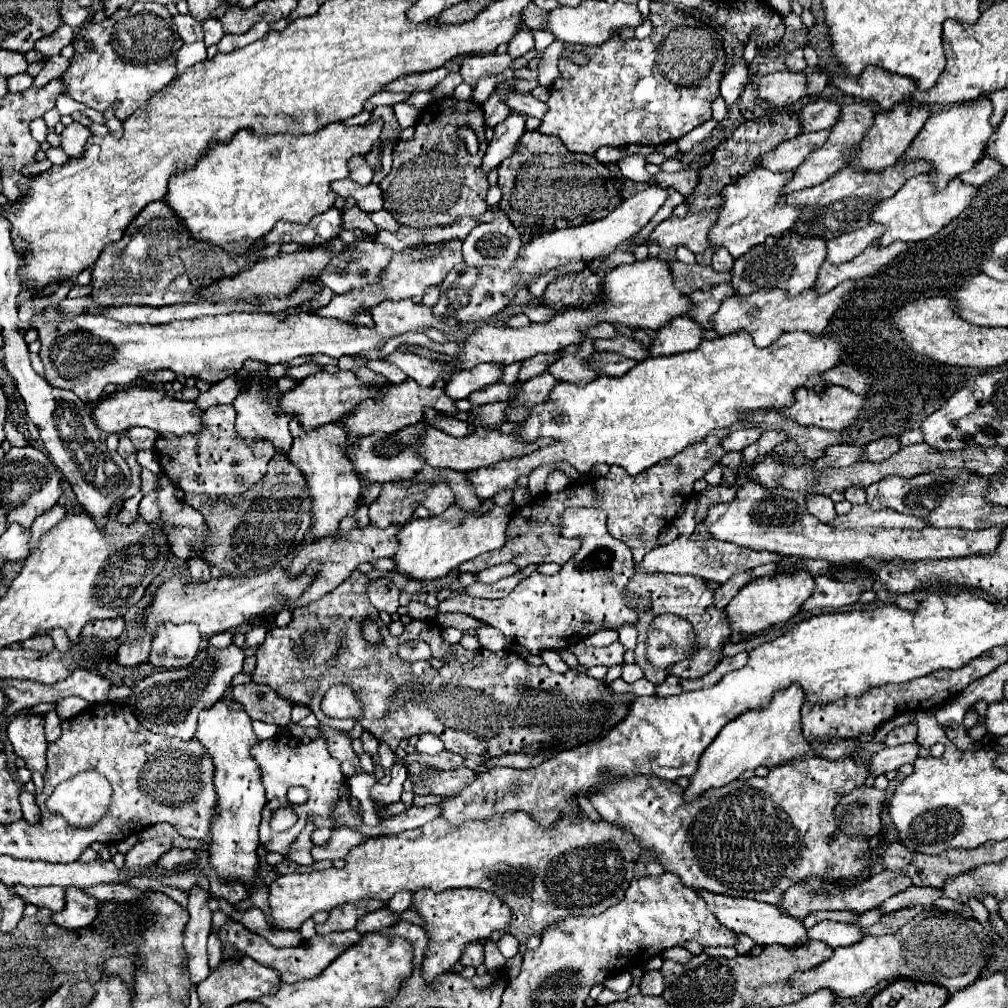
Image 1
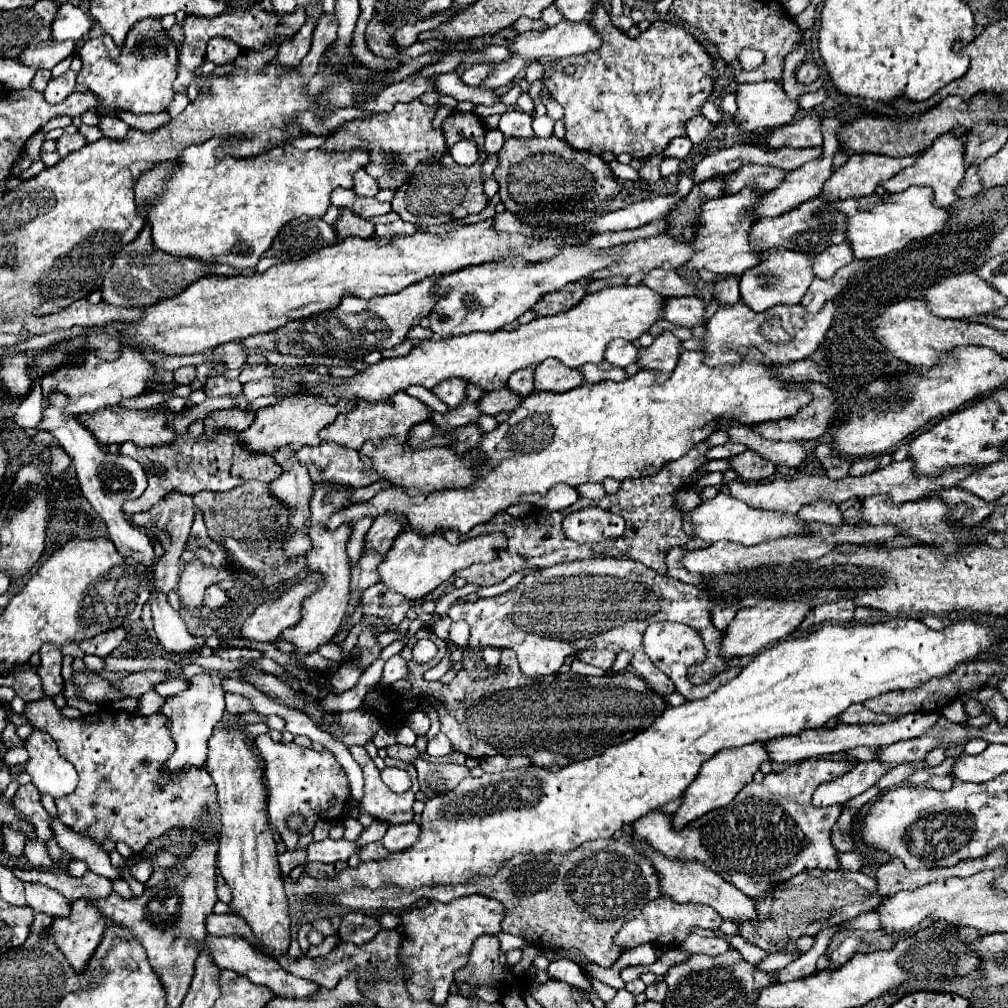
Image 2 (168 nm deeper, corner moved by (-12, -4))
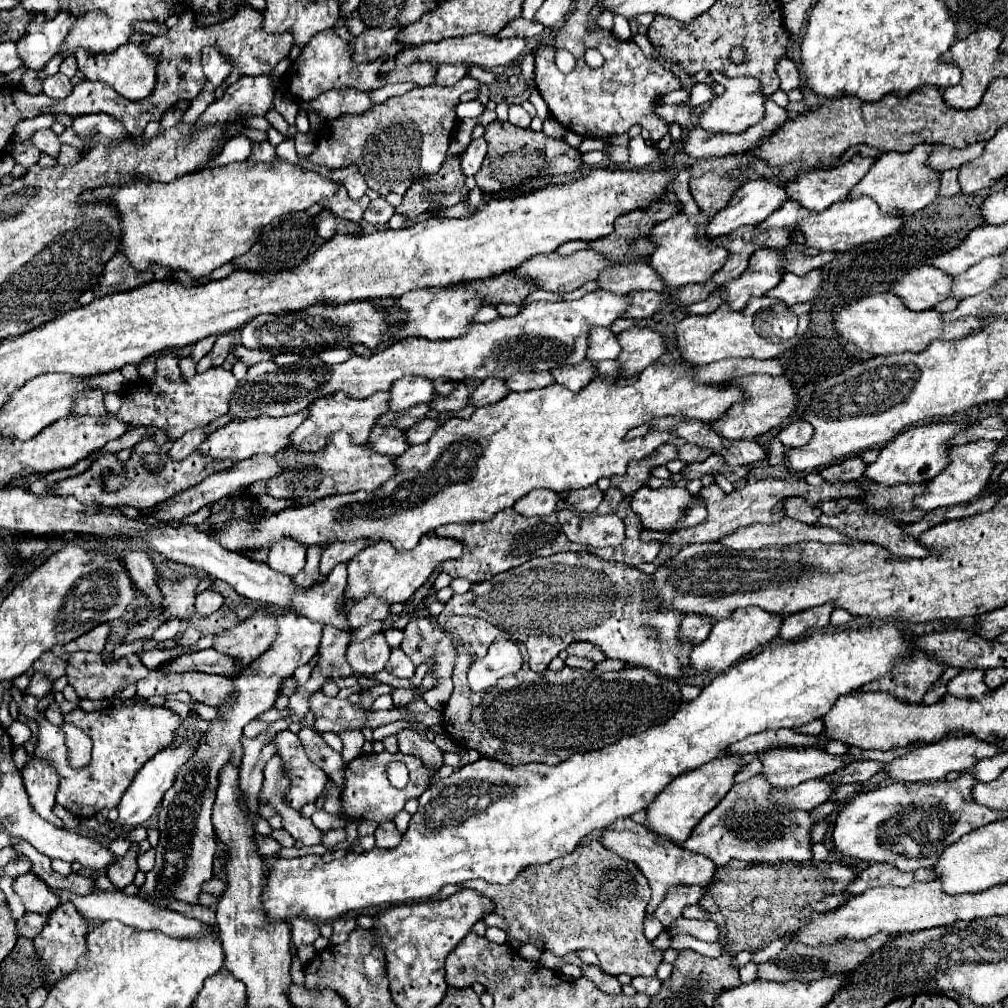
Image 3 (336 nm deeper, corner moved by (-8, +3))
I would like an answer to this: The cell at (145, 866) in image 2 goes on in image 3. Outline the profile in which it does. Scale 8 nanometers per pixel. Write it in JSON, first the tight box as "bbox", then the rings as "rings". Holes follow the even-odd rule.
{"bbox":[106,844,138,890],"rings":[[[132,844],[130,850],[126,852],[126,856],[122,856],[116,864],[112,864],[112,866],[106,868],[106,876],[110,878],[110,882],[112,882],[114,888],[122,890],[124,886],[132,884],[134,874],[138,872],[138,866],[136,866],[136,852],[138,852],[138,846]]]}

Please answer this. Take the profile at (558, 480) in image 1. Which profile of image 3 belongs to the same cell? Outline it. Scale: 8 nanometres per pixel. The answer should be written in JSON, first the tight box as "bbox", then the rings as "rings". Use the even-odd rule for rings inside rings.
{"bbox":[514,490,558,516],"rings":[[[532,490],[520,502],[516,502],[514,510],[524,516],[546,516],[556,510],[558,504],[558,494],[552,490]]]}

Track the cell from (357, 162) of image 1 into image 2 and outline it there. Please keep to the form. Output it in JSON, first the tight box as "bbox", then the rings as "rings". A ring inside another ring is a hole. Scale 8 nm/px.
{"bbox":[354,169,378,197],"rings":[[[358,169],[354,175],[354,189],[356,189],[356,195],[374,197],[378,193],[378,183],[364,169]]]}

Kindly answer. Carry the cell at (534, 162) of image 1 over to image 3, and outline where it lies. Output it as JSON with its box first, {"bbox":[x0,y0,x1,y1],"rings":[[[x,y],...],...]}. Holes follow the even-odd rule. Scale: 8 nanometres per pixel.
{"bbox":[476,120,580,194],"rings":[[[494,120],[486,126],[484,140],[488,142],[488,154],[482,168],[476,172],[476,184],[484,194],[498,194],[500,190],[510,190],[510,194],[524,194],[538,186],[544,186],[554,178],[580,168],[580,152],[568,146],[564,140],[546,136],[544,132],[534,132],[530,128],[518,128],[510,122]]]}

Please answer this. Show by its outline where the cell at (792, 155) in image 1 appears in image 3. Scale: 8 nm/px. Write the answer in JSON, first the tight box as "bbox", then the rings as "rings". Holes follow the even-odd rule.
{"bbox":[690,172,744,216],"rings":[[[706,172],[700,178],[690,178],[690,194],[696,200],[698,208],[708,216],[714,216],[718,210],[726,206],[730,196],[736,192],[738,186],[744,184],[742,180],[732,180],[730,174],[720,176],[718,172]]]}

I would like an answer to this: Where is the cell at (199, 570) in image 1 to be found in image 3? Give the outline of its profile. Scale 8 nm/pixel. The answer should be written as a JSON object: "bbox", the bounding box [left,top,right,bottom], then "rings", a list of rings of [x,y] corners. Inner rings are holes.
{"bbox":[194,590,224,616],"rings":[[[206,590],[206,592],[202,592],[202,594],[196,596],[194,608],[196,608],[196,612],[198,612],[200,616],[210,616],[210,614],[214,614],[216,610],[220,610],[222,604],[224,604],[224,598],[222,598],[218,592]]]}

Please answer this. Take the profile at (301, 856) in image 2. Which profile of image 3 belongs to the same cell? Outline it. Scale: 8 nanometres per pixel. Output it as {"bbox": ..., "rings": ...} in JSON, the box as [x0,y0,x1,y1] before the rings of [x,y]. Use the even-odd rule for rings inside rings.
{"bbox":[254,832,280,856],"rings":[[[254,832],[254,840],[256,840],[256,850],[260,856],[276,856],[280,850],[280,844],[272,836],[260,836]]]}

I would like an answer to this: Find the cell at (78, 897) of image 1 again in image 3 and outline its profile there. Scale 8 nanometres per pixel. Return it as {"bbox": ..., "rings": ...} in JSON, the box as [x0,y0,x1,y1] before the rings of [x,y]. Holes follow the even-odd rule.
{"bbox":[34,904,88,988],"rings":[[[60,904],[50,916],[44,928],[34,936],[34,946],[40,954],[40,958],[46,960],[46,972],[44,972],[44,986],[50,988],[56,980],[60,980],[66,972],[76,970],[78,958],[86,952],[86,932],[88,932],[88,922],[82,914],[76,912],[72,904]]]}

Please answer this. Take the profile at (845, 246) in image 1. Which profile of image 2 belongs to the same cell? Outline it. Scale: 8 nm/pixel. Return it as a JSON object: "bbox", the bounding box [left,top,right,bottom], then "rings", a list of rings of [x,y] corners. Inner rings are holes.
{"bbox":[814,243,852,279],"rings":[[[840,243],[840,245],[832,245],[828,247],[824,253],[816,255],[816,263],[814,263],[814,273],[820,279],[830,279],[838,269],[846,267],[848,263],[852,263],[852,247],[848,243]]]}

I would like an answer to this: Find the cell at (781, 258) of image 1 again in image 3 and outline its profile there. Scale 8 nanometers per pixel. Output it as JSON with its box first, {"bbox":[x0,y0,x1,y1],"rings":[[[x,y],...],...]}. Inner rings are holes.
{"bbox":[720,248,784,310],"rings":[[[776,248],[754,252],[744,274],[720,288],[722,300],[730,306],[730,310],[742,310],[750,298],[764,296],[780,282],[780,266],[784,266],[784,258]]]}

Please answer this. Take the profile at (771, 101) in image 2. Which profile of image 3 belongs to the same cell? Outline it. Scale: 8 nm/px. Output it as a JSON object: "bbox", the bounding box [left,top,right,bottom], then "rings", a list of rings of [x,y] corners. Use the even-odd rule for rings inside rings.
{"bbox":[698,78,764,134],"rings":[[[728,78],[724,80],[726,92],[718,98],[712,100],[712,104],[708,106],[708,110],[704,110],[700,114],[700,122],[698,126],[702,130],[708,132],[716,132],[716,134],[740,134],[746,132],[750,126],[758,124],[764,116],[764,96],[760,94],[760,82],[756,78]]]}

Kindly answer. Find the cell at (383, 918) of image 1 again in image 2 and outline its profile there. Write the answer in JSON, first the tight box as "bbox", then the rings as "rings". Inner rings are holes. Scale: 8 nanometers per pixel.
{"bbox":[338,912,382,943],"rings":[[[351,912],[344,915],[338,929],[338,937],[350,943],[366,943],[382,929],[378,917],[364,915],[364,913]]]}

